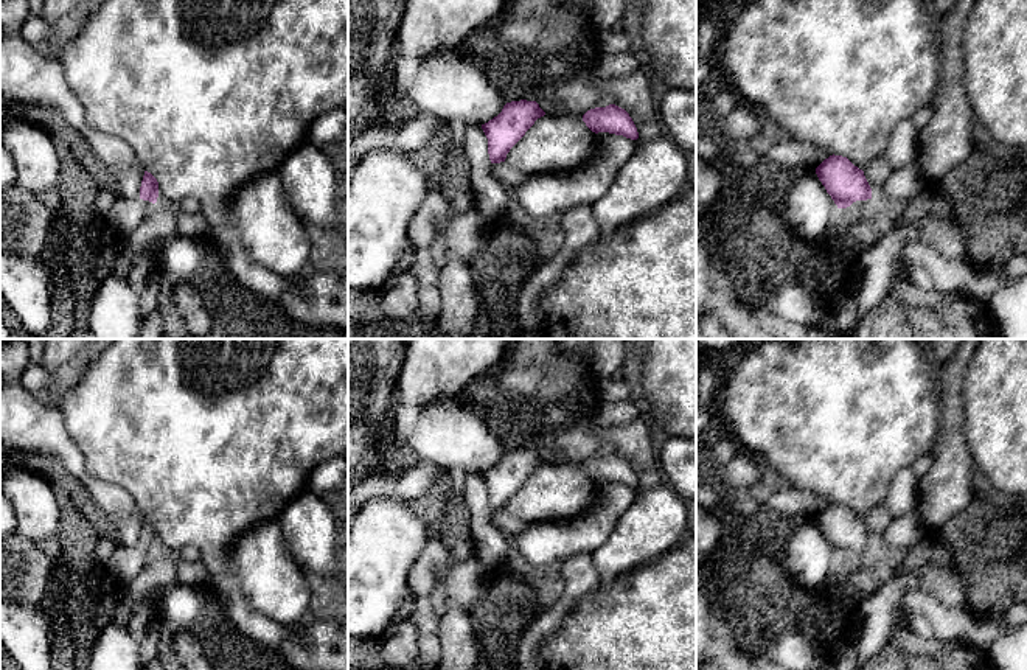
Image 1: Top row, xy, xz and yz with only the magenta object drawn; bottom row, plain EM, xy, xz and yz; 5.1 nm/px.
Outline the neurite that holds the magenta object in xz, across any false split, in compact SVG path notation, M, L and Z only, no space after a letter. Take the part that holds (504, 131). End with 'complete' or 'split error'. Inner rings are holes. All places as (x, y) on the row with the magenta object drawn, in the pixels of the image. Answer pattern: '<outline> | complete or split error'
M520 99L507 103L497 117L482 124L488 138L491 163L505 162L510 149L525 135L534 121L544 115L545 112L536 101Z | complete

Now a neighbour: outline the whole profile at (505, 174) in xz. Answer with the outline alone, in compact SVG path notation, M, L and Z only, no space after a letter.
M505 162L491 163L489 173L494 179L503 183L507 188L514 188L527 180L527 174L517 169L513 169Z

